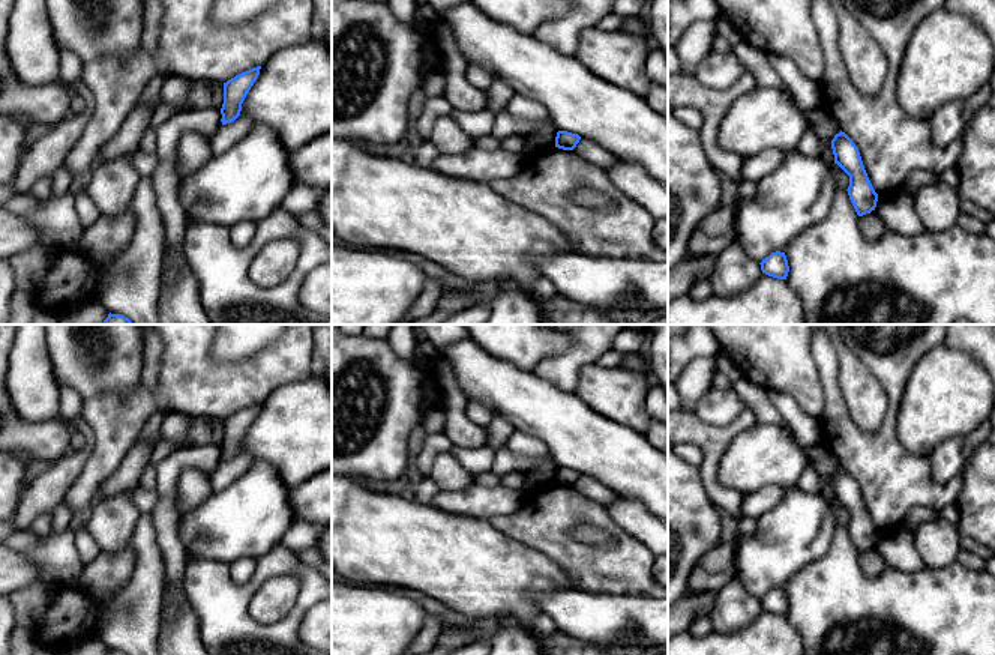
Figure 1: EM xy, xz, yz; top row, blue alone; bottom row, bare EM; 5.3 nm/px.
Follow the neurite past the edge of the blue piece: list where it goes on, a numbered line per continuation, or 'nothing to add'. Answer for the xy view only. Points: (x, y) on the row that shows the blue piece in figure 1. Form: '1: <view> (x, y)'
nothing to add

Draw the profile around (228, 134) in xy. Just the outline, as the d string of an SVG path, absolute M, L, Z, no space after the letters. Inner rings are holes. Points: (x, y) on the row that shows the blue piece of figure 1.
M240 116L234 122L221 125L215 135L209 140L212 156L222 155L233 144L242 140L251 129L254 122L248 116Z

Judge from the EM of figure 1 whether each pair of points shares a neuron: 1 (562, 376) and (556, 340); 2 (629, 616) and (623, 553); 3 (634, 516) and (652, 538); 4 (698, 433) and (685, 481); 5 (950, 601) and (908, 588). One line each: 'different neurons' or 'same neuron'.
1: different neurons
2: different neurons
3: same neuron
4: different neurons
5: same neuron

